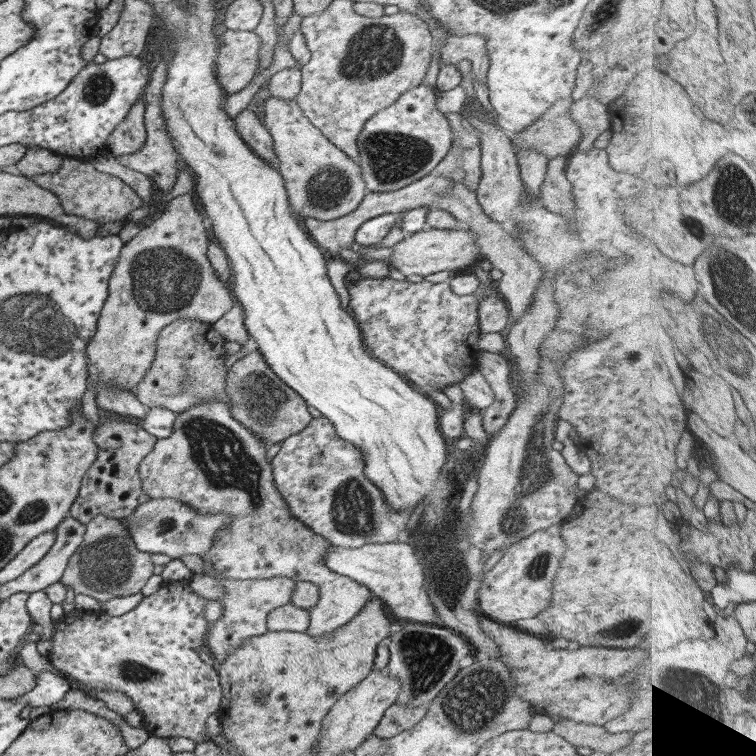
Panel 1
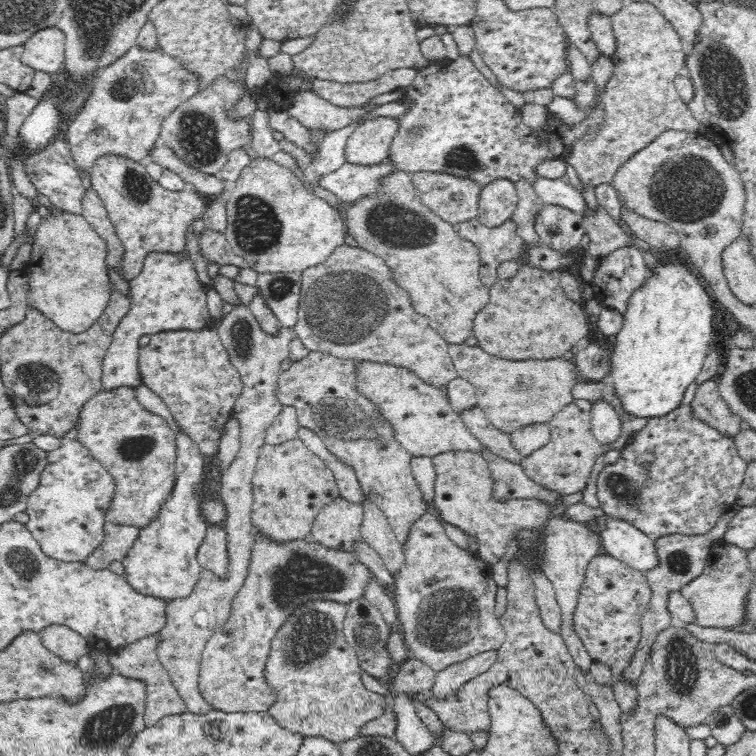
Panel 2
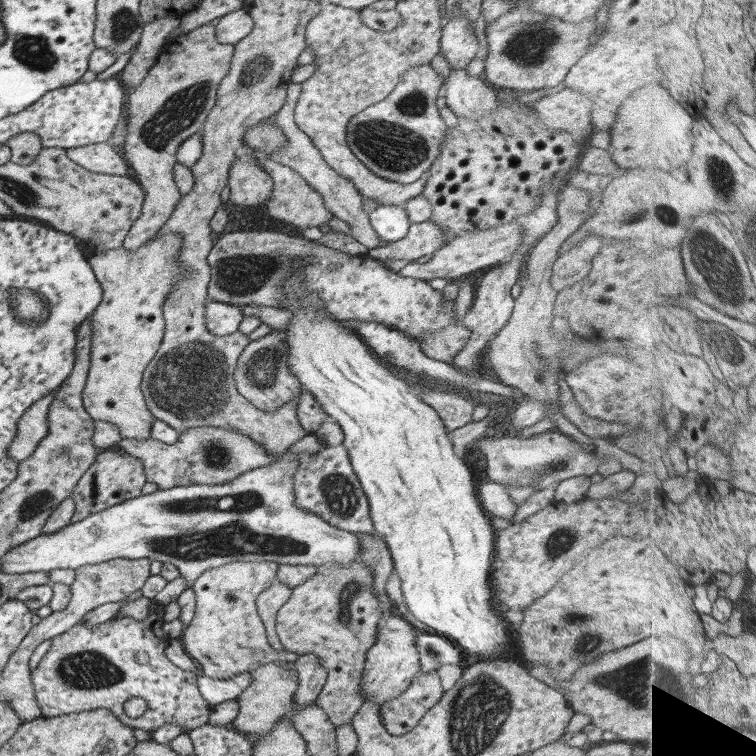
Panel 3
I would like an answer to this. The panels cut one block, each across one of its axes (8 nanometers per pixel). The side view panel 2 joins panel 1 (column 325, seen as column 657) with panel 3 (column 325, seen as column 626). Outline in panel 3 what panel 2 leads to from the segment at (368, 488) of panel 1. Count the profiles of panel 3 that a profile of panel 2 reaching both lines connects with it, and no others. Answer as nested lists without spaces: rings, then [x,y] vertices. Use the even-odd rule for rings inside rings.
[[[323,444],[315,453],[308,451],[296,454],[297,466],[292,474],[294,505],[305,512],[313,512],[331,526],[358,534],[374,534],[374,526],[369,516],[368,500],[362,491],[356,474],[352,471],[346,448],[340,444]]]

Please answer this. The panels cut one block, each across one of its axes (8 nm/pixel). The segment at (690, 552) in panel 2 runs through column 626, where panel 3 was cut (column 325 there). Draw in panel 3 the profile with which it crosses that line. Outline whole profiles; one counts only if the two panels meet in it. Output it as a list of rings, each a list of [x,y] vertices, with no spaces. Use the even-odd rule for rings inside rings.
[[[309,653],[298,655],[293,668],[297,672],[298,679],[293,700],[299,709],[315,702],[326,681],[326,668],[320,663],[317,655]]]

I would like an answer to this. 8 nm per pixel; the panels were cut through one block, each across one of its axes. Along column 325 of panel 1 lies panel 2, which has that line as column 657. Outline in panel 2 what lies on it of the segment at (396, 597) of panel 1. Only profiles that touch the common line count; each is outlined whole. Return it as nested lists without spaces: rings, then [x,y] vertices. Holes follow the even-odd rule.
[[[607,517],[606,528],[600,538],[602,549],[607,555],[636,571],[646,573],[660,565],[655,541],[623,520]]]

